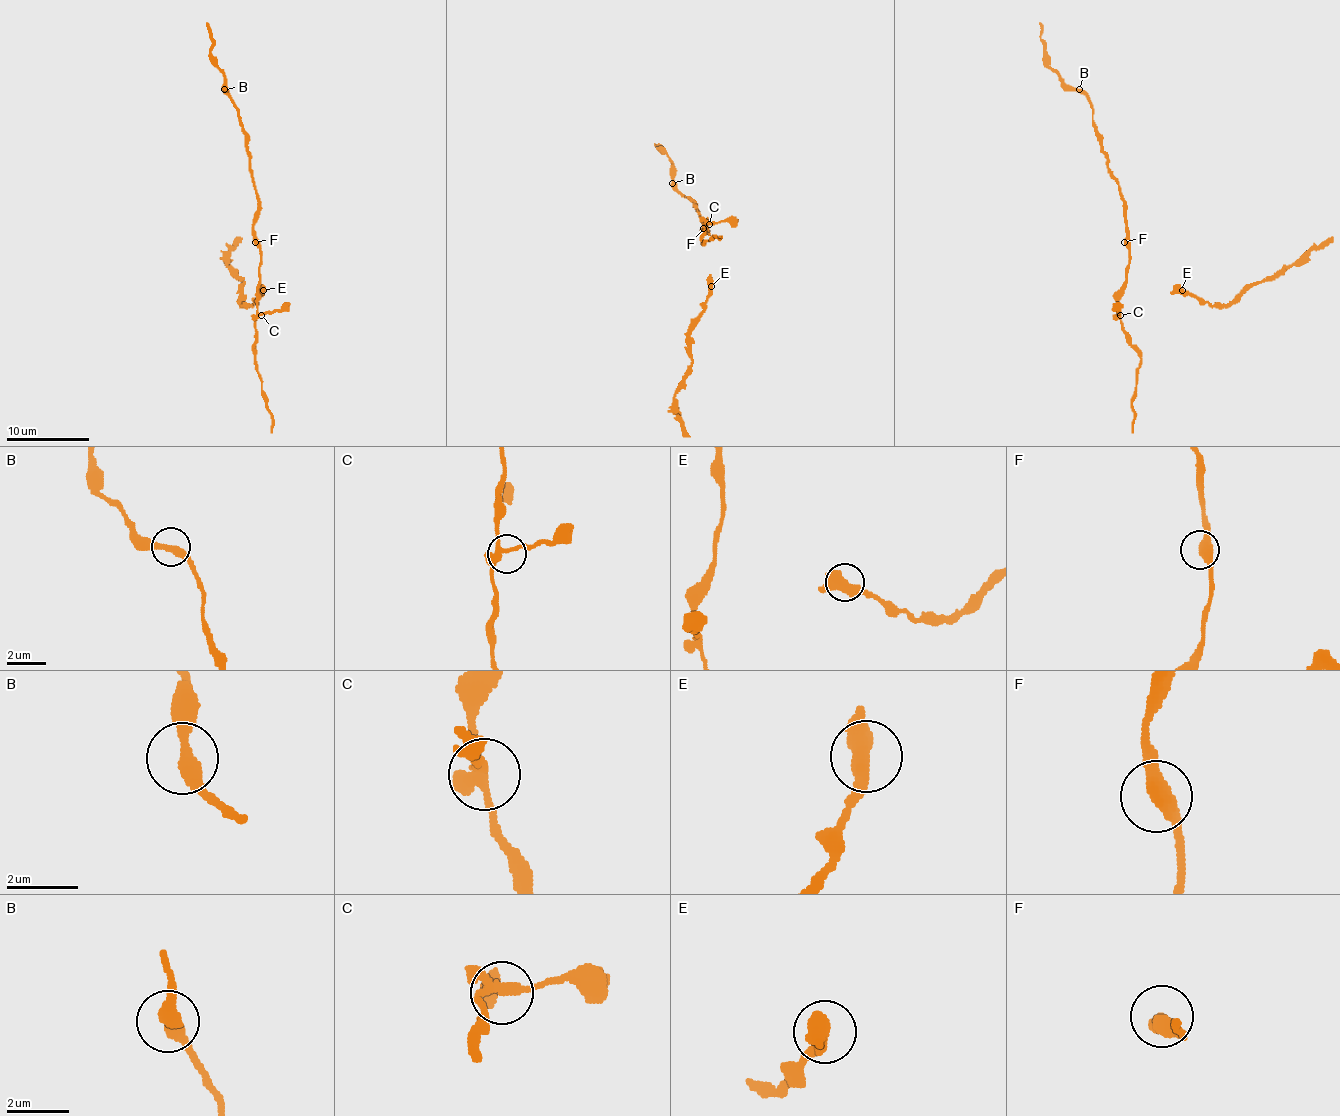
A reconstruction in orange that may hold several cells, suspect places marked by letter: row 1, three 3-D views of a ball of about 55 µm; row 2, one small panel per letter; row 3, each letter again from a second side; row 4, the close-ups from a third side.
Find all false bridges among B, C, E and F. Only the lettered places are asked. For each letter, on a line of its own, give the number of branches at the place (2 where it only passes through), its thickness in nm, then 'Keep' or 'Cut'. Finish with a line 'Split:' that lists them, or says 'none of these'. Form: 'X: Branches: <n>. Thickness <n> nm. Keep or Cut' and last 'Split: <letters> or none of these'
B: Branches: 2. Thickness 360 nm. Keep
C: Branches: 4. Thickness 240 nm. Keep
E: Branches: 2. Thickness 500 nm. Keep
F: Branches: 2. Thickness 420 nm. Keep
Split: none of these

